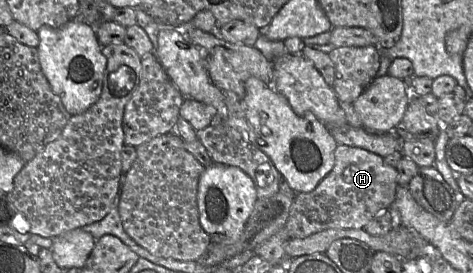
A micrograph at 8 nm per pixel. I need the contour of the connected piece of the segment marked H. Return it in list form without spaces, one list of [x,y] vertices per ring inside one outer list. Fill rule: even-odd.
[[[338,145],[329,174],[313,191],[294,197],[285,230],[292,239],[328,229],[364,229],[375,216],[391,207],[398,187],[396,168],[386,165],[383,157],[357,147]]]

